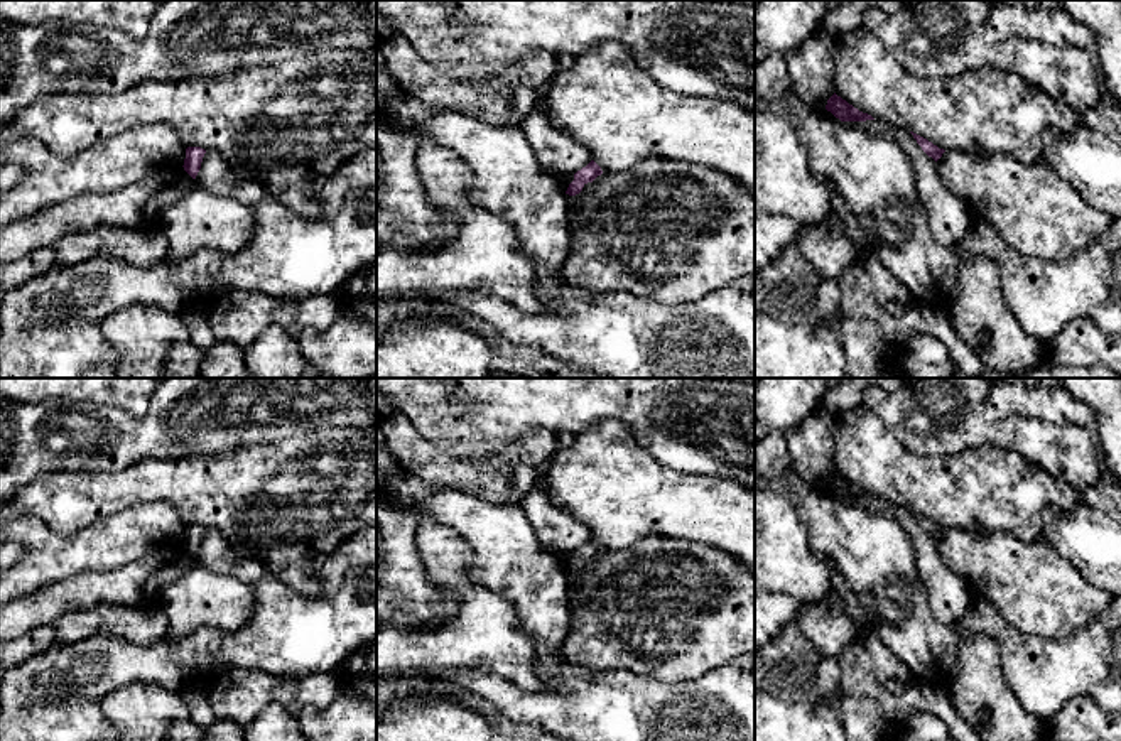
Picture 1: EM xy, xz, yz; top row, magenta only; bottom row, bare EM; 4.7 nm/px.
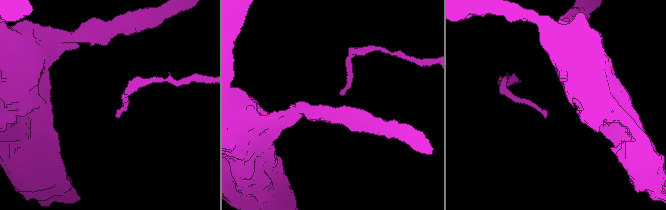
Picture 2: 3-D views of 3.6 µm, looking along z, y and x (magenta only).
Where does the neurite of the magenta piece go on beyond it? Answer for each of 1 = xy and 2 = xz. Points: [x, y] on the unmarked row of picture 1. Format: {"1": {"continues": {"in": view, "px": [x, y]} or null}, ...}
{"1": {"continues": null}, "2": {"continues": null}}

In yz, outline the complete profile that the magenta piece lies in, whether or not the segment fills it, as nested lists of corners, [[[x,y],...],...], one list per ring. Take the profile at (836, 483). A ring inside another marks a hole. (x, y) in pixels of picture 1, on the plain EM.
[[[836,471],[827,478],[826,488],[841,500],[866,500],[875,498],[871,493],[859,489]]]

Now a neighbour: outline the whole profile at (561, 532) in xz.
[[[544,473],[522,500],[522,506],[537,538],[554,555],[576,552],[593,538],[591,530],[576,515],[552,503]]]

